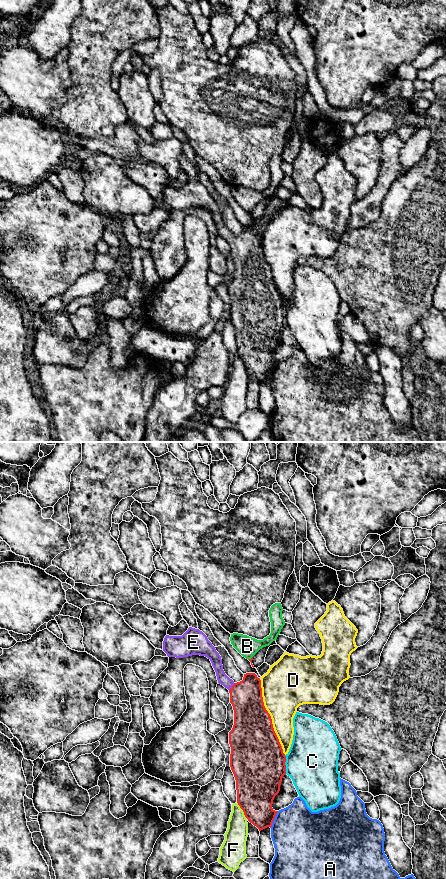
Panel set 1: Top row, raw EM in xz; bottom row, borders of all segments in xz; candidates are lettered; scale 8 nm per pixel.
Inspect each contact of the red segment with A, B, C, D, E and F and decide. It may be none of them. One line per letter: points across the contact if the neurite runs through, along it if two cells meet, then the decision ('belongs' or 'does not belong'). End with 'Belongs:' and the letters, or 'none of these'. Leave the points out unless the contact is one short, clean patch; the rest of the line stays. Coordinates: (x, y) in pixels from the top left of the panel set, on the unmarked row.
A: does not belong
B: does not belong
C: does not belong
D: does not belong
E: way xz (246, 250), (232, 239), (223, 231); belongs
F: border xz (237, 354), (246, 369); does not belong
Belongs: E

